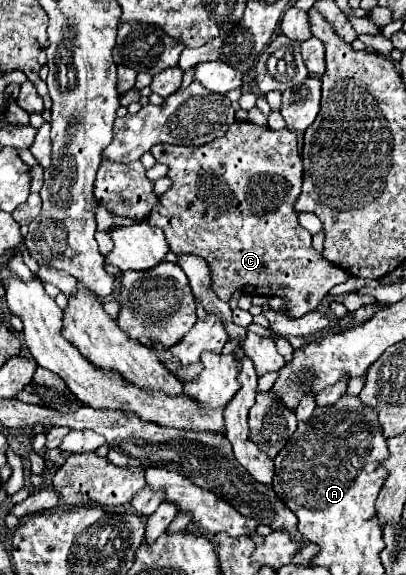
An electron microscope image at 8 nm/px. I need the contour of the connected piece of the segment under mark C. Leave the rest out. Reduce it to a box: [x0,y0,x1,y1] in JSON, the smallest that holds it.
[148,122,348,318]

